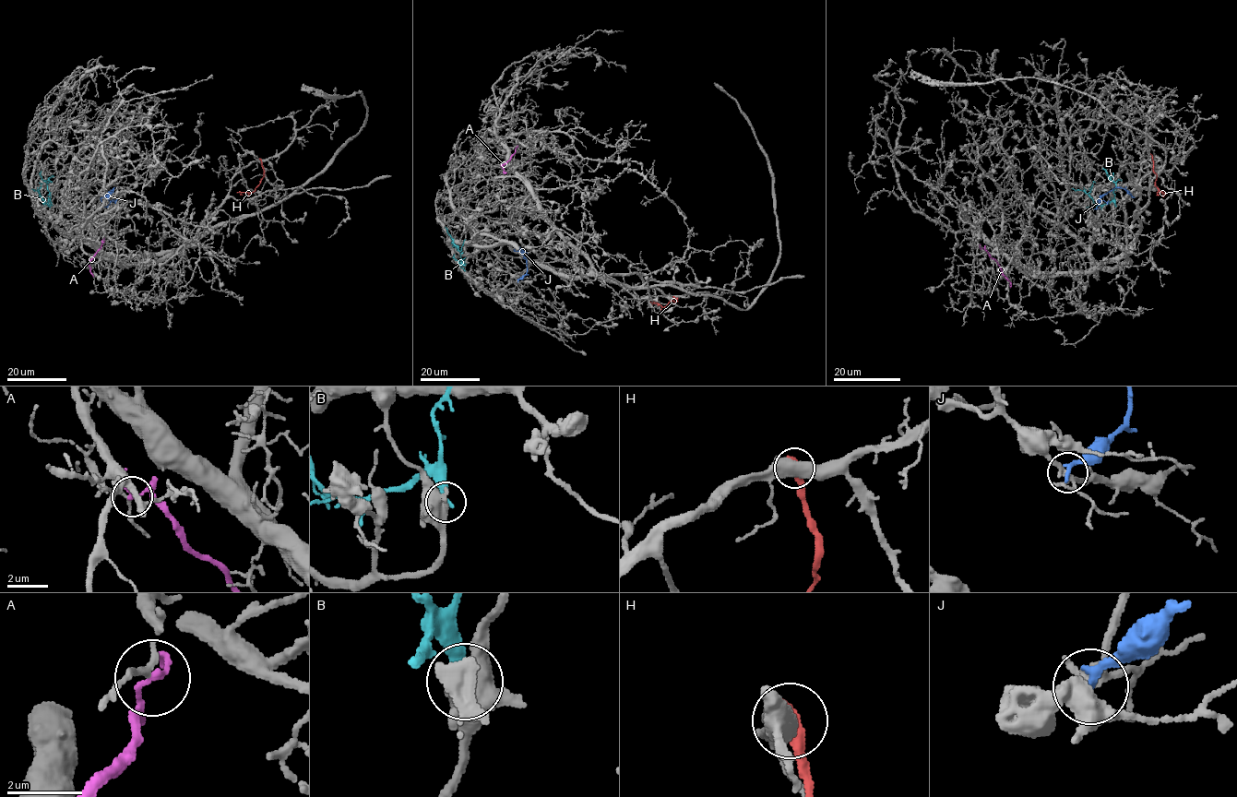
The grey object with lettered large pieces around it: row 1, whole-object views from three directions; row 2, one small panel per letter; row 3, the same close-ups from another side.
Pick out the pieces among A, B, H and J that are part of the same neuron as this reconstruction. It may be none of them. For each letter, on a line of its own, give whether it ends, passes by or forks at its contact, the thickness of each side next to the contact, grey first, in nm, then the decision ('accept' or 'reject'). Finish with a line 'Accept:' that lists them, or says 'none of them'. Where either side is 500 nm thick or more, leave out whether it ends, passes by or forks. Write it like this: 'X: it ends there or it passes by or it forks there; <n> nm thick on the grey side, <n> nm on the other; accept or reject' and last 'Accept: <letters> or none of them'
A: it passes by; 130 nm thick on the grey side, 140 nm on the other; reject
B: it ends there; 440 nm thick on the grey side, 320 nm on the other; reject
H: 600 nm thick on the grey side, 380 nm on the other; reject
J: it ends there; 200 nm thick on the grey side, 240 nm on the other; reject
Accept: none of them

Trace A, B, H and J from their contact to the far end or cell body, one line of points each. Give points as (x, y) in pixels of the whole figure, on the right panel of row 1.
A: (981, 249), (993, 259), (1010, 287)
B: (1115, 205), (1112, 201), (1097, 204), (1083, 191), (1072, 188)
H: (1151, 156), (1153, 172), (1157, 176), (1155, 185), (1163, 193), (1156, 193)
J: (1133, 196), (1124, 189), (1113, 187), (1099, 201), (1109, 200)

